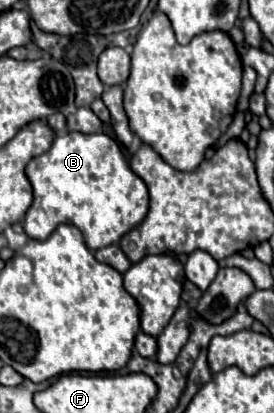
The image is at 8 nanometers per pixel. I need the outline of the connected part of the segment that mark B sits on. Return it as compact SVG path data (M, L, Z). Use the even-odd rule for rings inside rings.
M104 133L56 135L52 147L26 165L26 177L34 191L34 201L24 217L24 233L30 239L42 241L54 231L54 227L62 223L72 223L82 231L86 245L96 251L100 247L118 243L120 237L126 235L126 231L134 229L146 217L148 211L148 189L144 181L130 169L120 151L120 145Z

